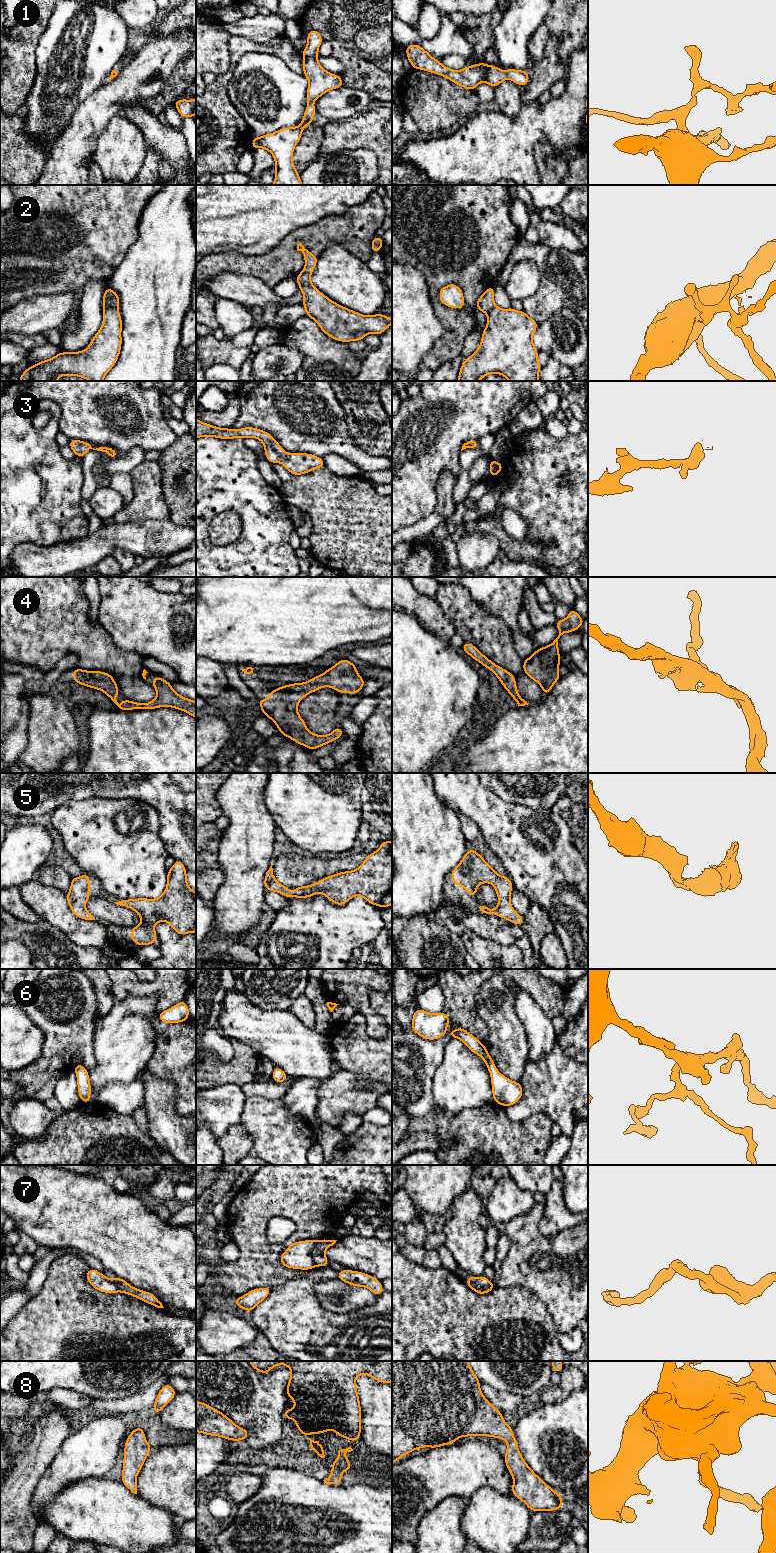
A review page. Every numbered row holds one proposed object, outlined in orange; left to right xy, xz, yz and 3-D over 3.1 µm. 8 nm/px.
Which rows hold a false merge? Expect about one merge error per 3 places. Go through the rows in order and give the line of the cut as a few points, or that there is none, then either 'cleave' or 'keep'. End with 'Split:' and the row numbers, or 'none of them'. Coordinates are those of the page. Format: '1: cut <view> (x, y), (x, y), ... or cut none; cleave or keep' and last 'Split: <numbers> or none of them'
1: cut none; keep
2: cut xy (117, 306), (106, 306), (103, 308); cleave
3: cut none; keep
4: cut none; keep
5: cut none; keep
6: cut none; keep
7: cut xz (316, 1241), (311, 1251), (311, 1257), (315, 1265); cleave
8: cut none; keep
Split: 2, 7

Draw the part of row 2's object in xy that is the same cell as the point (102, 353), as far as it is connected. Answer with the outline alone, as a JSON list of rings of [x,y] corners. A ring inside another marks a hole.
[[[118,307],[103,308],[101,328],[92,338],[85,351],[60,352],[51,359],[43,360],[29,366],[21,375],[19,381],[58,381],[58,376],[78,376],[90,381],[103,381],[105,375],[118,360],[122,346],[122,318]]]

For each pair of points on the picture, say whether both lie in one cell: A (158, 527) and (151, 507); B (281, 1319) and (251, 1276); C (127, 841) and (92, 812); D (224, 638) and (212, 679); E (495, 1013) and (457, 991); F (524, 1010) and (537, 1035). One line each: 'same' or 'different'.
A: different
B: different
C: same
D: different
E: different
F: same

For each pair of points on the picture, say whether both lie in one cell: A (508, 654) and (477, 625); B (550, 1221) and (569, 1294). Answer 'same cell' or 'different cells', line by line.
A: same cell
B: different cells

